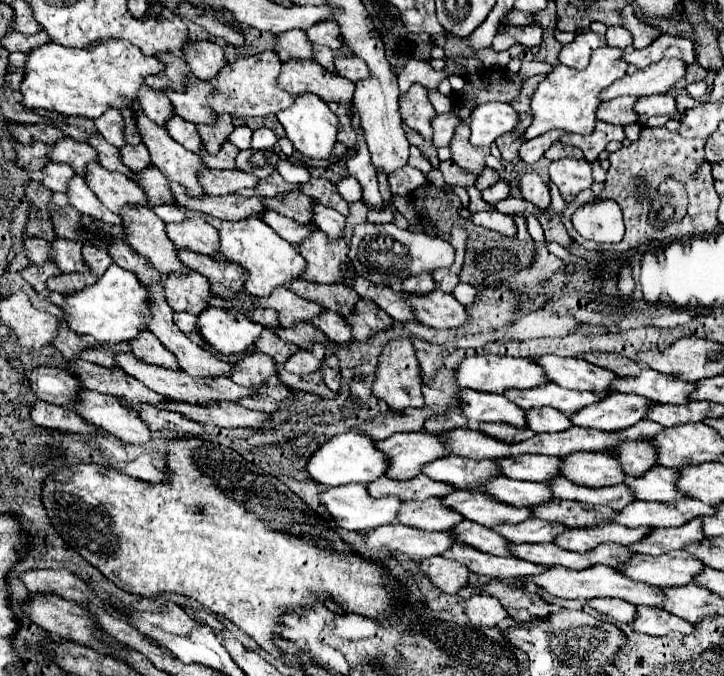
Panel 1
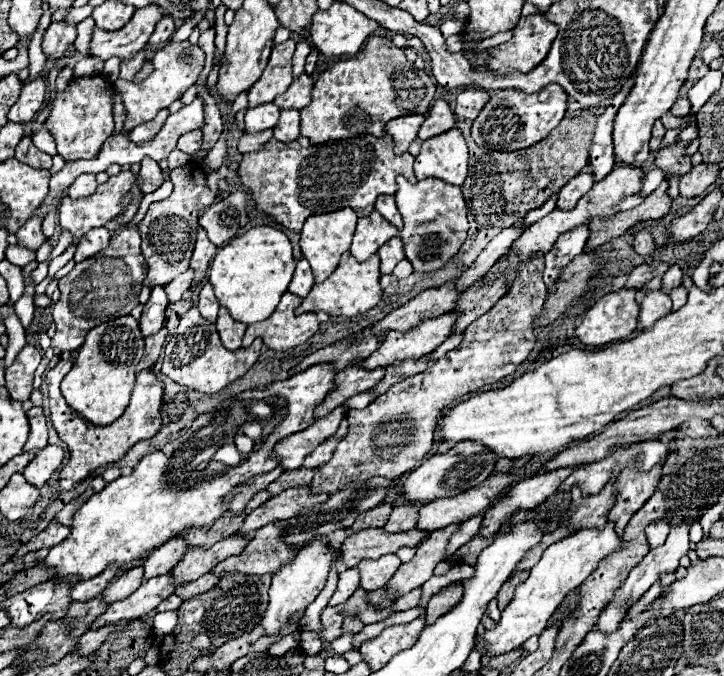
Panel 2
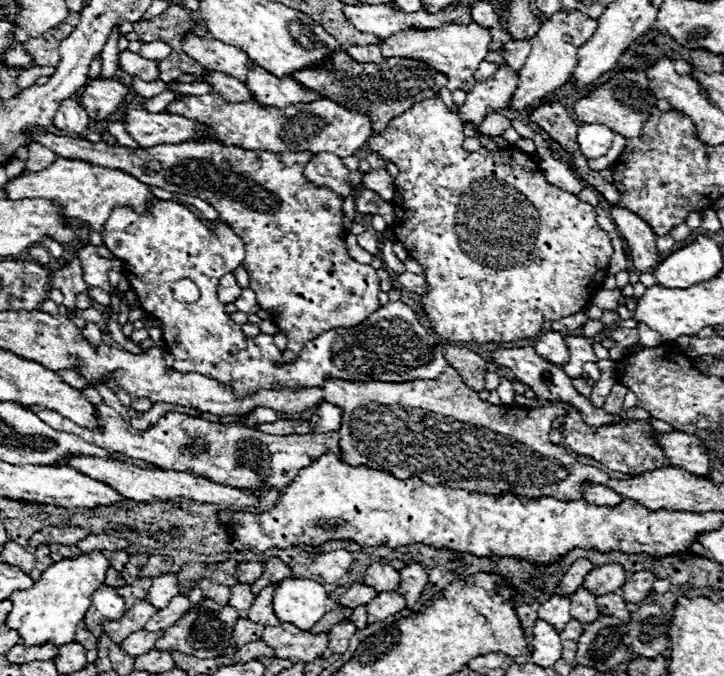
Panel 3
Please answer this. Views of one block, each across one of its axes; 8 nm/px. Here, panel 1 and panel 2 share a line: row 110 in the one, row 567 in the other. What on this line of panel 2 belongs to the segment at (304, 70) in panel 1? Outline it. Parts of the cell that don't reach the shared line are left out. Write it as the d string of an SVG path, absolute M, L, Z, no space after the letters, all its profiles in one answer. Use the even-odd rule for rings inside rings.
M412 528L406 532L386 532L386 530L362 530L352 534L342 544L342 560L346 568L354 568L364 558L378 558L384 554L396 554L400 548L416 548L426 540L426 532Z

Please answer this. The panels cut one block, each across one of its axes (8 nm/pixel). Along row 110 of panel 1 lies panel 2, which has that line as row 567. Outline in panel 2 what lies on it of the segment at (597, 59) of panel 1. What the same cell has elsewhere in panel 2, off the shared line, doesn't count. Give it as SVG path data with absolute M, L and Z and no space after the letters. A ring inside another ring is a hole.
M606 524L604 530L580 530L574 536L568 536L560 542L554 542L546 552L542 554L540 562L530 570L528 580L516 586L514 598L510 600L510 606L502 610L502 618L496 622L492 630L486 630L484 642L486 652L482 656L500 656L510 650L516 650L522 642L526 642L534 634L542 634L546 628L548 618L556 612L560 602L566 598L566 594L580 586L598 566L598 562L616 552L622 544L622 538L614 532L614 524Z

